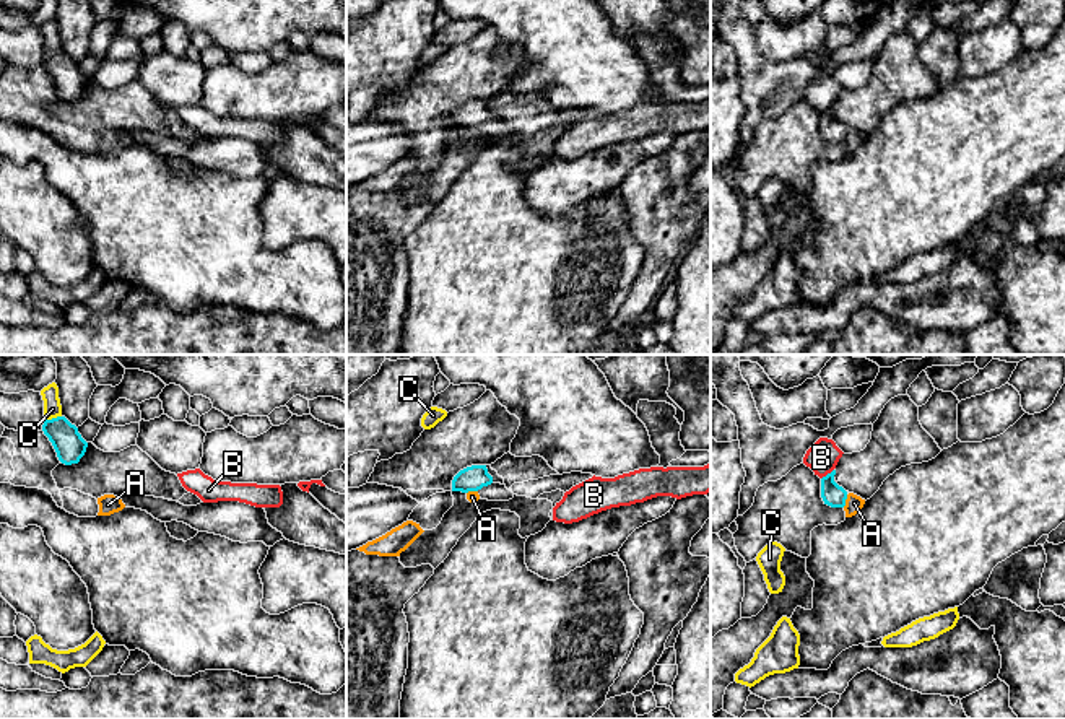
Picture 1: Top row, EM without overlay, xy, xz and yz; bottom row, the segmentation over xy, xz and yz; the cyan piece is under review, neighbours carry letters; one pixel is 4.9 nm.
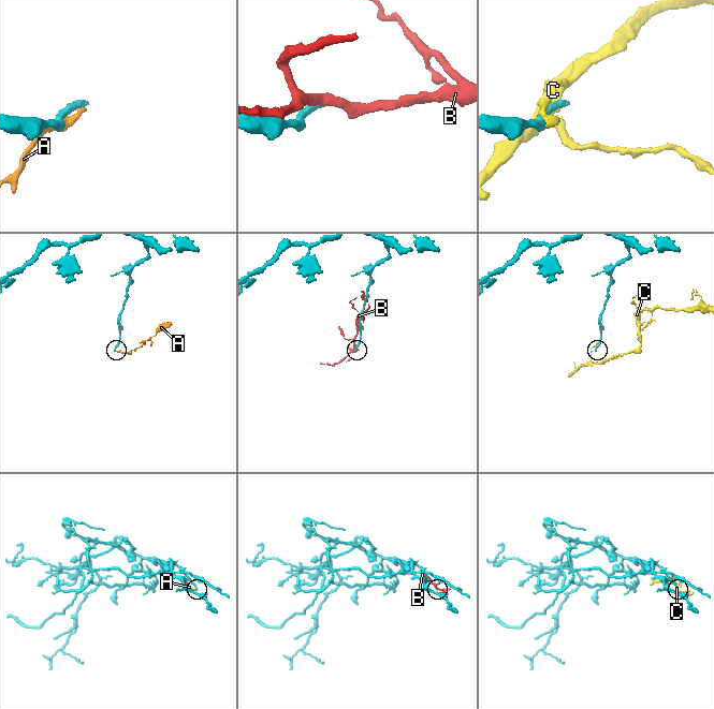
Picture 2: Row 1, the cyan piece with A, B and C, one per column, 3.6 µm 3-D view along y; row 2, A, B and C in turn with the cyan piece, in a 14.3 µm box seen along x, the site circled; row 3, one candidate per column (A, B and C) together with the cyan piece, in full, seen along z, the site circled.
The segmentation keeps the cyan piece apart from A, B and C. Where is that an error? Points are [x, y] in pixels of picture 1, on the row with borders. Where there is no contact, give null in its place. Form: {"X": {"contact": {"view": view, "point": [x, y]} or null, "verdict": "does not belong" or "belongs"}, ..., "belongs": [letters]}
{"A": {"contact": {"view": "yz", "point": [844, 501]}, "verdict": "does not belong"}, "B": {"contact": {"view": "yz", "point": [828, 474]}, "verdict": "does not belong"}, "C": {"contact": {"view": "xy", "point": [52, 418]}, "verdict": "does not belong"}, "belongs": []}

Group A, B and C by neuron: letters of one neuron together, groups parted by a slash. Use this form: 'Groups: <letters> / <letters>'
Groups: A / B / C

